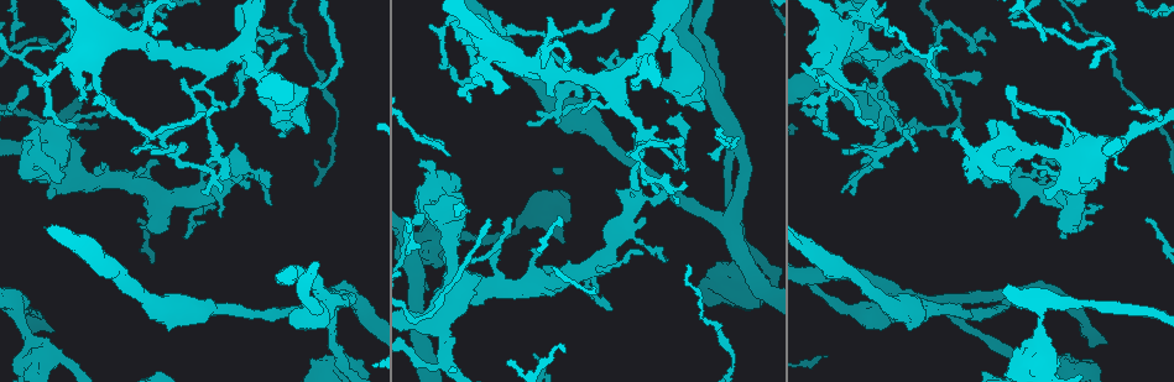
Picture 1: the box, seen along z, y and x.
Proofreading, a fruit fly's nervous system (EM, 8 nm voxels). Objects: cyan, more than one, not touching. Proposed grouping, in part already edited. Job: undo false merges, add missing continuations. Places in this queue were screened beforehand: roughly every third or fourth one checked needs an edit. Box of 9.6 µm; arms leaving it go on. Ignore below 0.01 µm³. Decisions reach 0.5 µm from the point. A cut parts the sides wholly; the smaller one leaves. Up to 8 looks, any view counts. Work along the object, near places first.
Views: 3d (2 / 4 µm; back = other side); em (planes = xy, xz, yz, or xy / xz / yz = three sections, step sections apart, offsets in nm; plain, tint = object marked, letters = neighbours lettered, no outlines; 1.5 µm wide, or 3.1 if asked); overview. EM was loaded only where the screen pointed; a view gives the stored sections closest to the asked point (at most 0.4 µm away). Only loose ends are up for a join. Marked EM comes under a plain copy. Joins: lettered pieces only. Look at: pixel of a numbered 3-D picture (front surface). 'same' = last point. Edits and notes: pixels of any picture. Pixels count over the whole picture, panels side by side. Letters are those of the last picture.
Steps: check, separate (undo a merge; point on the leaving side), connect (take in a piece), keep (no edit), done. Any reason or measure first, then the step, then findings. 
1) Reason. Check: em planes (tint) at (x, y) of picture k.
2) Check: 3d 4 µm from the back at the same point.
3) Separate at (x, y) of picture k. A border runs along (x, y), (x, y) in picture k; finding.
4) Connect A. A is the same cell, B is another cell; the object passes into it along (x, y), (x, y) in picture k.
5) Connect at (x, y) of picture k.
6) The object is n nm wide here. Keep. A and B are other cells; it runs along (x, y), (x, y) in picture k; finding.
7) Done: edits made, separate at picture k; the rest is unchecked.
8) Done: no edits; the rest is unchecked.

Sharp bend. Check: 3d 2 µm at (112, 103) of picture 1.

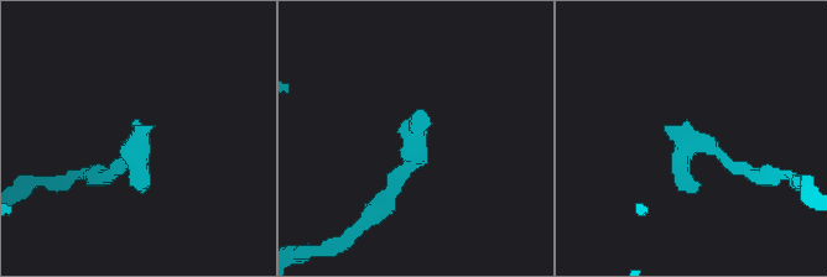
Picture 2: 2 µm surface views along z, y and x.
Check: em planes (tint) at (413, 158) of picture 2.

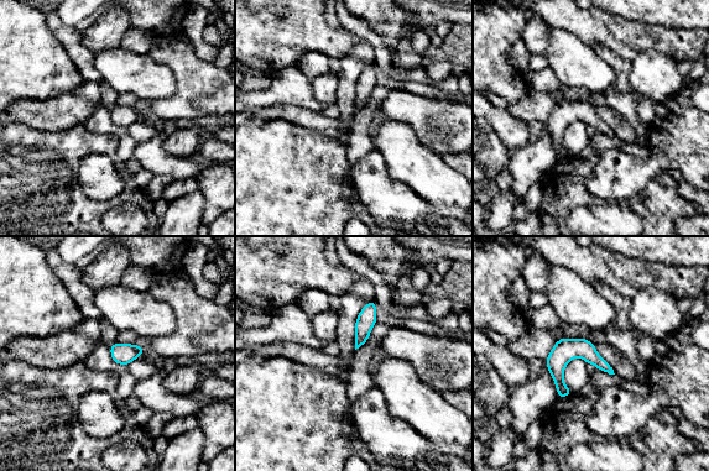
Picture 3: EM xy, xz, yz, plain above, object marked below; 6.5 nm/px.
See the neighbours. Check: em planes (letters) at the same point.

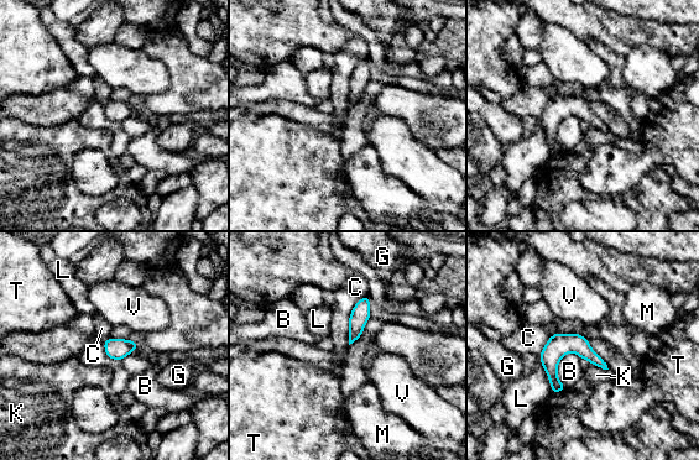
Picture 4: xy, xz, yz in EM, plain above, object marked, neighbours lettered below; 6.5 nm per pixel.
The object is 90 nm wide here. Keep. B, C, G, K, L, M, T and V are other cells; a border runs along (573, 351), (557, 369), (567, 387) in picture 4; all the same neuron.

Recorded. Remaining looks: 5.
Four or more arms meet. Check: em yz step 8 (tint) at (643, 136) of picture 1.

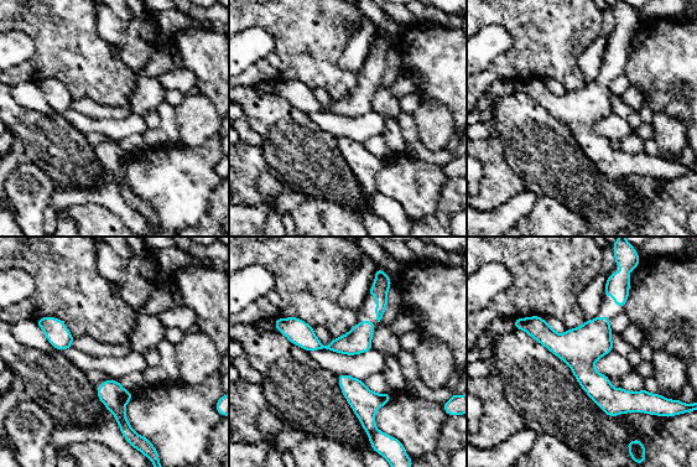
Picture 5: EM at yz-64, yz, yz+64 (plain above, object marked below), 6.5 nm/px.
Another direction. Check: em planes (letters) at the same point.

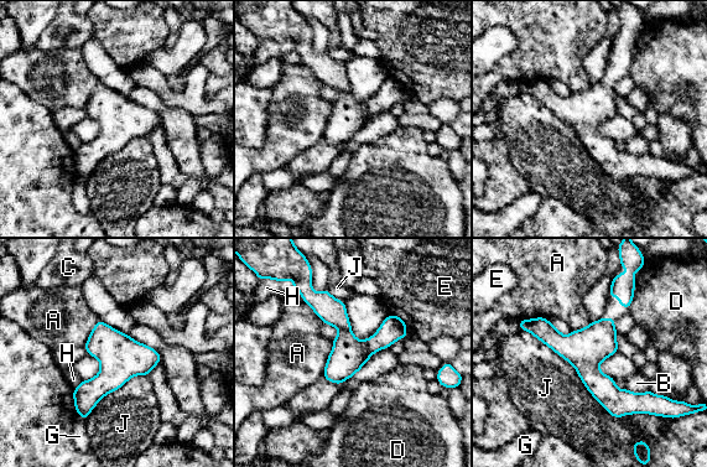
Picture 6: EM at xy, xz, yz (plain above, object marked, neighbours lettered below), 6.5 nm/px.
The longest contact is with J, 850 nm. Keep. A, B, C, D, E, G, H and J are other cells; it runs along (525, 326), (617, 399), (651, 397) in picture 6; continuous, no second neuron.

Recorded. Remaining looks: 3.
An open end. Check: em planes (letters) at (1102, 206) of picture 1.

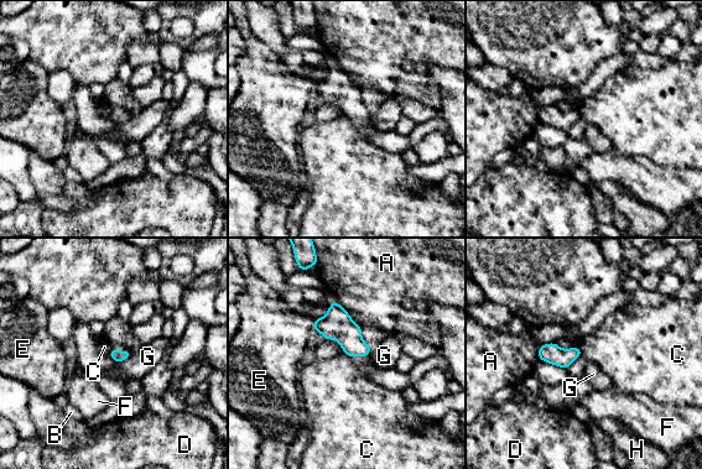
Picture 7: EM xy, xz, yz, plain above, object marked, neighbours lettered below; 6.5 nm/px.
Keep. A, B, C, D, E, F, G and H are other cells; a border runs along (578, 345), (582, 355) in picture 7; none of them fits.

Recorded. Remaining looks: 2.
Done: no edits; the rest is unchecked.

